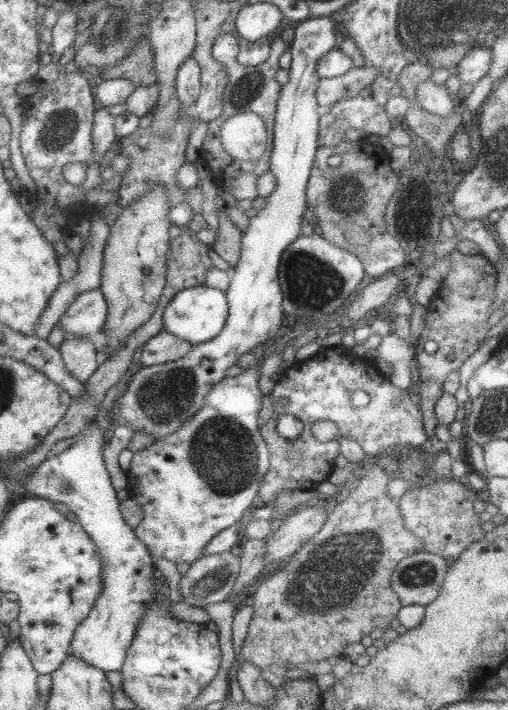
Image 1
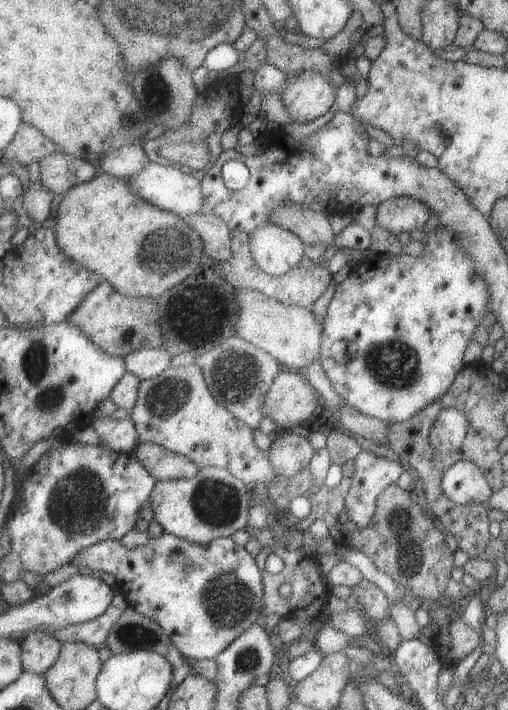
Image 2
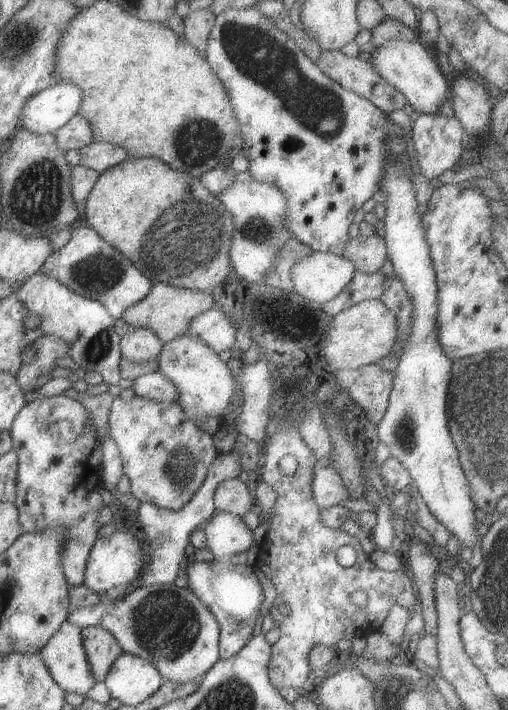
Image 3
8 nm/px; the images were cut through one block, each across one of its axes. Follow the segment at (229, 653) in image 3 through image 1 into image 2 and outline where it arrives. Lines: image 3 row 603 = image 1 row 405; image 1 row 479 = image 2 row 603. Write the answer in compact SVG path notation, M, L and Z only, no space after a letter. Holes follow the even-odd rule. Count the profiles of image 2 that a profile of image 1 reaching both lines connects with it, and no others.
M166 533L150 539L146 546L128 548L121 540L114 538L99 542L80 552L72 565L88 566L93 571L103 570L113 573L118 580L118 587L128 597L130 604L138 612L158 621L167 630L172 640L185 656L204 660L216 658L221 652L227 651L256 622L263 621L264 572L257 557L254 558L245 545L240 545L234 538L213 540L210 544L192 542L191 540Z

